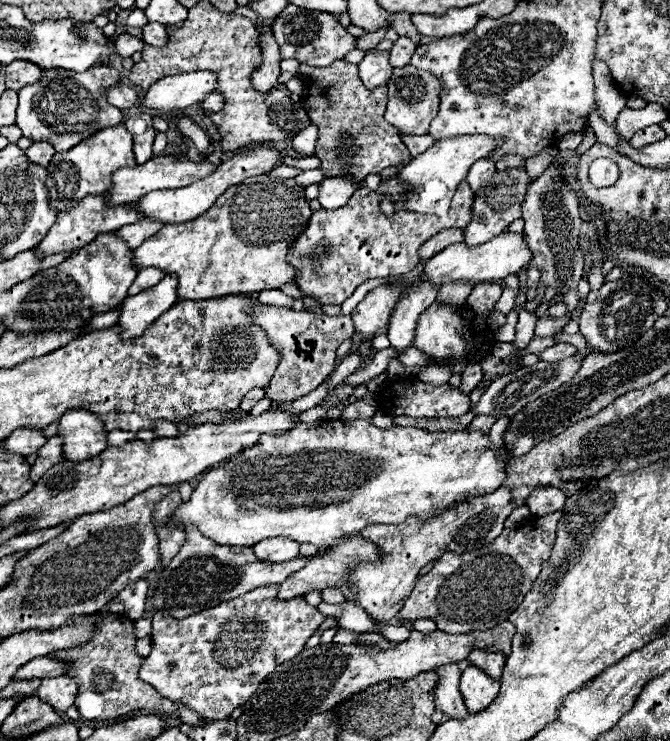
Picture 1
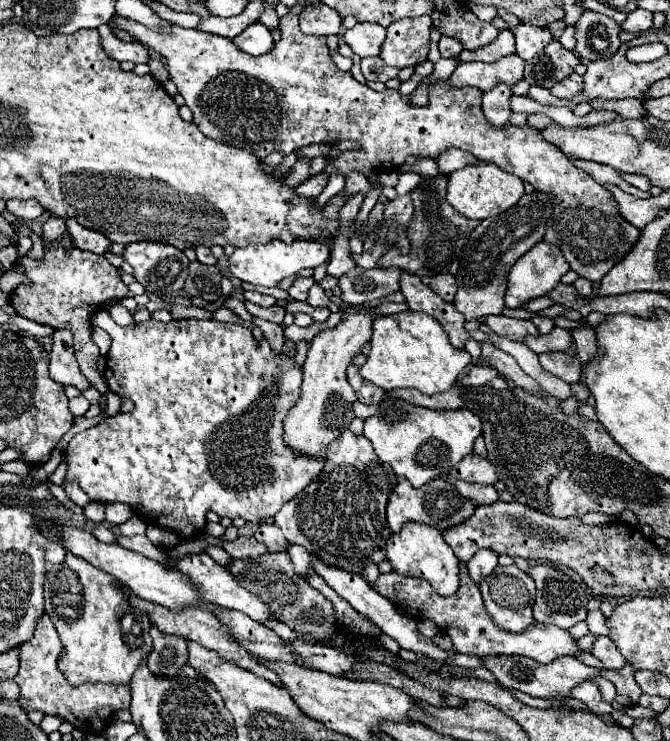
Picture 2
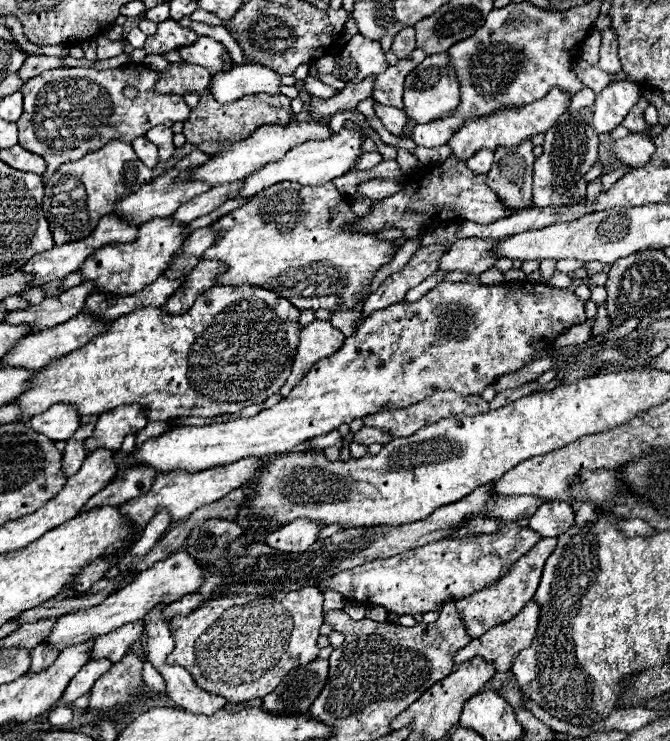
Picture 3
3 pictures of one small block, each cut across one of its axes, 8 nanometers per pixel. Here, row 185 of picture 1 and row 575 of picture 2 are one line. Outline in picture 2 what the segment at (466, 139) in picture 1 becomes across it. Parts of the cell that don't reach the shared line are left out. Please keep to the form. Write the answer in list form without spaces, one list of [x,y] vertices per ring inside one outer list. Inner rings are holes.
[[[408,522],[398,534],[390,536],[386,554],[394,572],[426,580],[440,596],[452,596],[460,586],[460,562],[452,548],[444,542],[442,532],[432,526]]]

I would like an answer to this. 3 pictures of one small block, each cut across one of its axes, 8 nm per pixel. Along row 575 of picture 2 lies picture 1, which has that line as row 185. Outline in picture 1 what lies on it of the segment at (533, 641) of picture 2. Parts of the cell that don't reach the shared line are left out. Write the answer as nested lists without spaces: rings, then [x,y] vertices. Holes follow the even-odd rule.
[[[392,178],[388,184],[380,184],[376,192],[358,188],[344,208],[316,210],[310,216],[306,230],[292,242],[286,254],[286,260],[292,262],[296,270],[294,284],[306,296],[316,298],[322,304],[340,306],[356,290],[356,286],[366,280],[408,274],[420,262],[418,248],[428,238],[444,228],[464,228],[470,222],[474,194],[470,186],[462,182],[456,190],[456,196],[452,198],[452,206],[446,218],[408,212],[400,202],[404,202],[404,188],[396,178]],[[386,192],[396,204],[396,214],[390,218],[380,212],[380,198]]]

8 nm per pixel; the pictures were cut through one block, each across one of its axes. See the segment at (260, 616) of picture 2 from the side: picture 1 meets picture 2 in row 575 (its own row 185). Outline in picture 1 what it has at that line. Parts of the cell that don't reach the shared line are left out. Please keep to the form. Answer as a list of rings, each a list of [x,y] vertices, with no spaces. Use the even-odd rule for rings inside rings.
[[[256,148],[256,150],[248,150],[248,152],[242,152],[226,162],[222,162],[216,172],[208,174],[206,178],[200,178],[184,188],[174,188],[174,190],[154,190],[146,196],[142,196],[140,200],[132,202],[134,210],[144,214],[144,218],[150,218],[150,220],[160,220],[164,224],[182,224],[186,220],[194,220],[198,218],[200,214],[204,214],[214,202],[216,198],[228,190],[230,186],[238,184],[240,180],[246,180],[250,176],[260,176],[260,174],[266,174],[270,172],[274,166],[278,166],[282,162],[282,154],[278,150],[270,150],[270,148]]]

